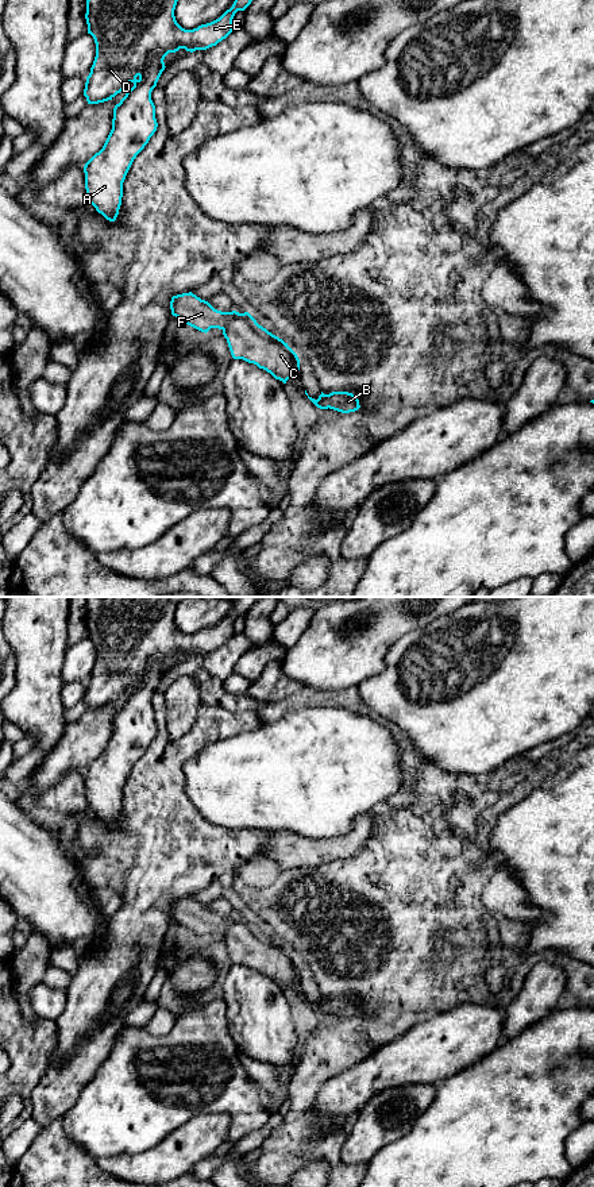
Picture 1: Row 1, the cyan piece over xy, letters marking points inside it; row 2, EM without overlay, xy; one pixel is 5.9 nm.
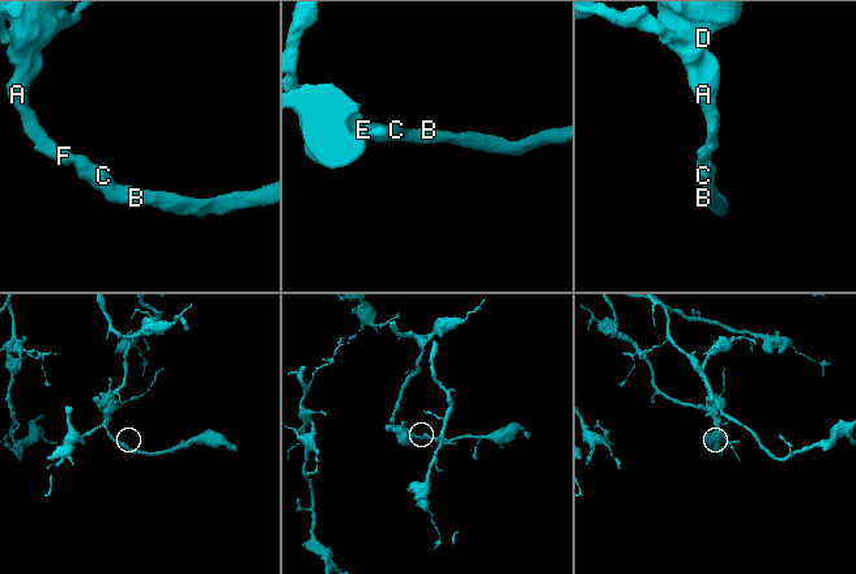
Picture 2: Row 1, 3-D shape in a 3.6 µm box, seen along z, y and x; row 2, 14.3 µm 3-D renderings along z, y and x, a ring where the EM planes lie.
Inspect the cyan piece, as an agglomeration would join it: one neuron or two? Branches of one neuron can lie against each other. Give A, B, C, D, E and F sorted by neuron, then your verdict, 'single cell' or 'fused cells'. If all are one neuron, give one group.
groups A B C D E F; single cell

